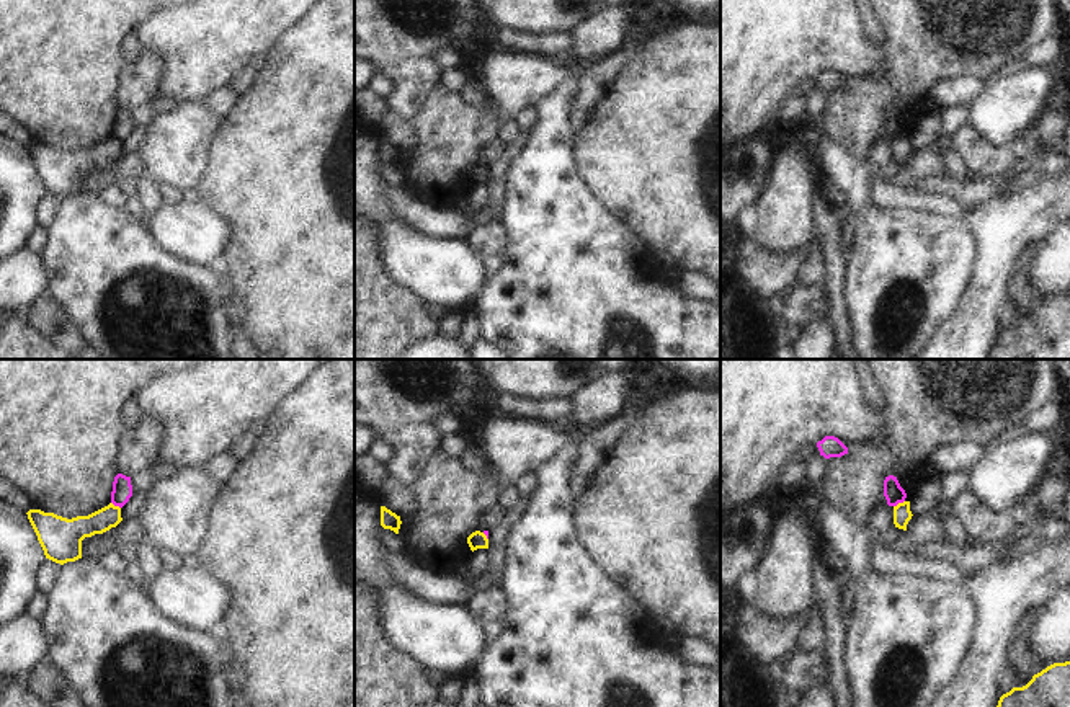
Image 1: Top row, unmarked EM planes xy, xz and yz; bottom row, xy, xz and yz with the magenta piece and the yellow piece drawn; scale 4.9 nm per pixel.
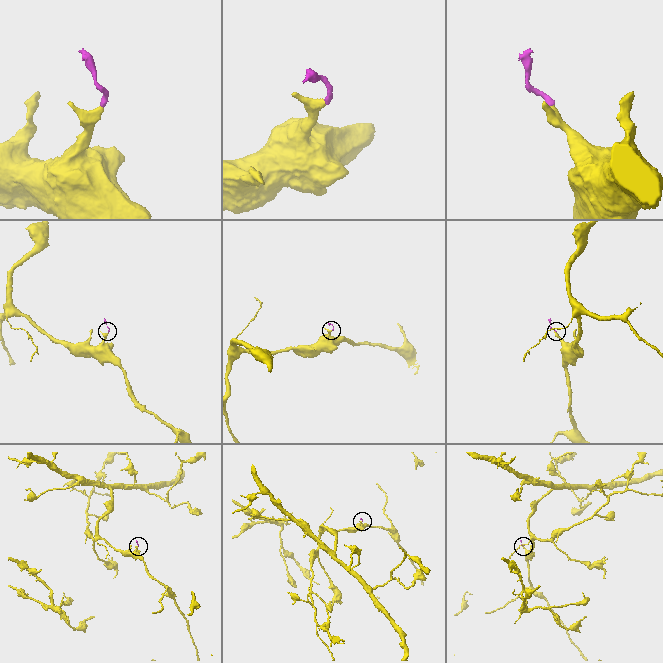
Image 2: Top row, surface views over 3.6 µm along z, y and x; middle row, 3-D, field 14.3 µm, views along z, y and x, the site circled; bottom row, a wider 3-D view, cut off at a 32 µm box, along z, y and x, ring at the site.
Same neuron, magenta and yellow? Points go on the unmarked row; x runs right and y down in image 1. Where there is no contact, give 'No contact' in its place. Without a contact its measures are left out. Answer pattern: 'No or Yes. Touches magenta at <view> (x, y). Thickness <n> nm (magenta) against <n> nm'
No. Touches magenta at yz (899, 136). Thickness 100 nm (magenta) against 90 nm

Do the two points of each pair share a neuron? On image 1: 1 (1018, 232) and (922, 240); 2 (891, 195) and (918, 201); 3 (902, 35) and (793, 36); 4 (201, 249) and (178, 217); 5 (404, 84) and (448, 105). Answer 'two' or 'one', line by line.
1: two
2: one
3: two
4: one
5: two

